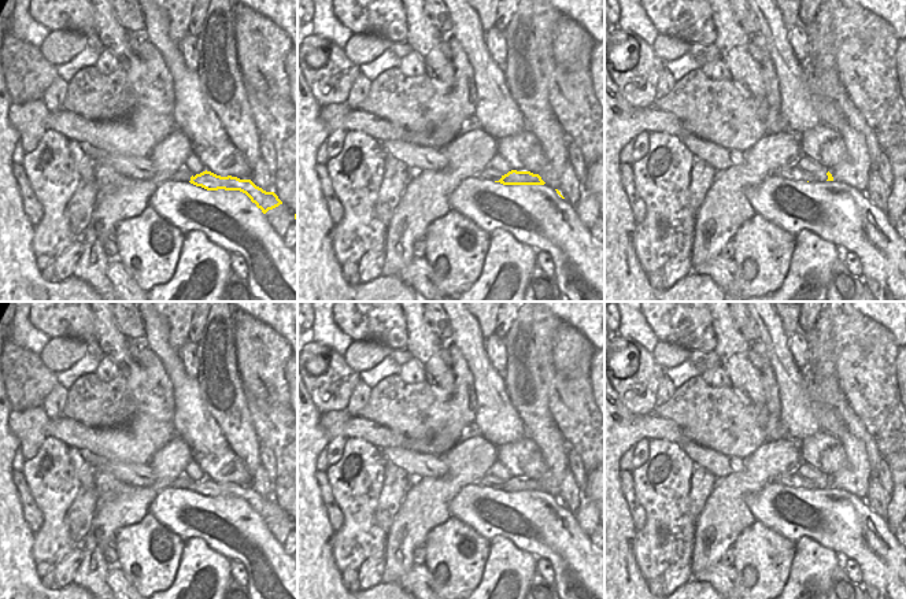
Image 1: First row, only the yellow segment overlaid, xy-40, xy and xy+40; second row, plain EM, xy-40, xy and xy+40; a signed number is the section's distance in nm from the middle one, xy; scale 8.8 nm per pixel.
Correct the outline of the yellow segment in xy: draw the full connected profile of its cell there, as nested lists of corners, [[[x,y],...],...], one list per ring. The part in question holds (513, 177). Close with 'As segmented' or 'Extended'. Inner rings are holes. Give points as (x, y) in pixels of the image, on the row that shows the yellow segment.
[[[488,166],[485,170],[477,175],[481,180],[500,182],[503,185],[544,185],[539,174],[530,171],[517,171],[511,170],[507,174],[498,171]]]. Extended.

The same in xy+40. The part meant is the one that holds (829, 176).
[[[798,164],[783,166],[776,171],[776,175],[792,181],[833,181],[833,177],[829,171],[827,174],[811,174],[809,171],[802,170]]]. Extended.

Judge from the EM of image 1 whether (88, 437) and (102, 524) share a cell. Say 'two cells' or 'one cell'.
two cells

